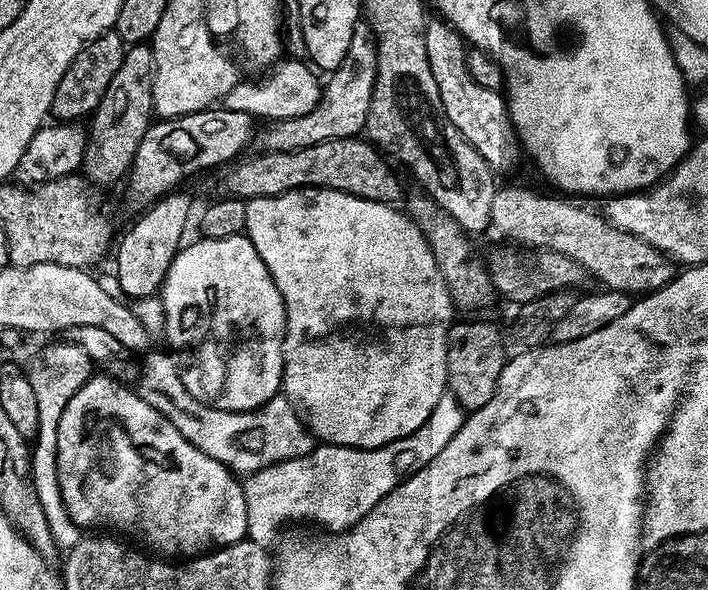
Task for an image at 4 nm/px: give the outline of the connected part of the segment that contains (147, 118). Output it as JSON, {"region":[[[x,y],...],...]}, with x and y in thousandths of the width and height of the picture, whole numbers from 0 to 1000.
{"region":[[[208,73],[201,75],[189,75],[185,76],[177,86],[175,97],[172,98],[172,112],[167,112],[167,125],[161,125],[161,132],[155,132],[155,146],[150,146],[150,159],[144,159],[144,173],[138,173],[138,180],[136,181],[136,188],[130,192],[127,198],[127,208],[131,210],[131,217],[127,217],[127,236],[124,239],[124,247],[119,254],[119,276],[116,280],[116,292],[120,300],[129,310],[137,315],[148,315],[147,312],[158,312],[164,303],[174,300],[177,293],[185,286],[186,269],[189,268],[189,261],[195,254],[195,247],[203,239],[203,229],[206,227],[206,220],[212,212],[218,208],[218,192],[215,188],[215,117],[218,115],[218,98],[215,97],[213,80]]]}

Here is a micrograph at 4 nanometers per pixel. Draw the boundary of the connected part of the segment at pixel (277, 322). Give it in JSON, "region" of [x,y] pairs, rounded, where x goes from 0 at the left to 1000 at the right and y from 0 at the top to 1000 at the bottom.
{"region":[[[349,398],[261,412],[243,439],[232,473],[232,563],[249,590],[260,590],[257,636],[287,685],[321,698],[359,698],[397,669],[401,649],[401,514]]]}

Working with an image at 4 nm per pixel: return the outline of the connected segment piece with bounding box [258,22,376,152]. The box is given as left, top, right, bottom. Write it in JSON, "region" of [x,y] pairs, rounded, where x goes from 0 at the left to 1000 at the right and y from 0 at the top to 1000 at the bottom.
{"region":[[[518,39],[503,42],[494,64],[494,85],[489,85],[489,98],[483,98],[479,112],[468,122],[456,144],[452,171],[427,200],[414,203],[391,203],[380,208],[373,225],[366,225],[364,237],[381,258],[421,254],[432,247],[449,247],[449,241],[462,237],[496,237],[507,232],[520,215],[523,193],[523,166],[525,147],[531,137],[531,76],[525,49]]]}

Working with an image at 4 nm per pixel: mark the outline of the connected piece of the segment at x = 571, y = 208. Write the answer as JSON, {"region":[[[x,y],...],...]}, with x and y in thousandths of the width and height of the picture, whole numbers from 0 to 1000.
{"region":[[[702,317],[698,329],[698,351],[692,356],[694,392],[713,400],[713,408],[727,410],[734,417],[744,417],[751,424],[787,427],[799,431],[799,437],[811,437],[816,451],[822,451],[838,476],[849,475],[855,490],[866,495],[886,495],[888,498],[914,498],[939,488],[956,466],[956,449],[946,436],[931,427],[924,417],[907,410],[895,397],[884,390],[873,390],[870,383],[855,373],[846,361],[836,361],[814,346],[795,331],[773,332],[768,325],[756,325],[751,319],[712,319]]]}

